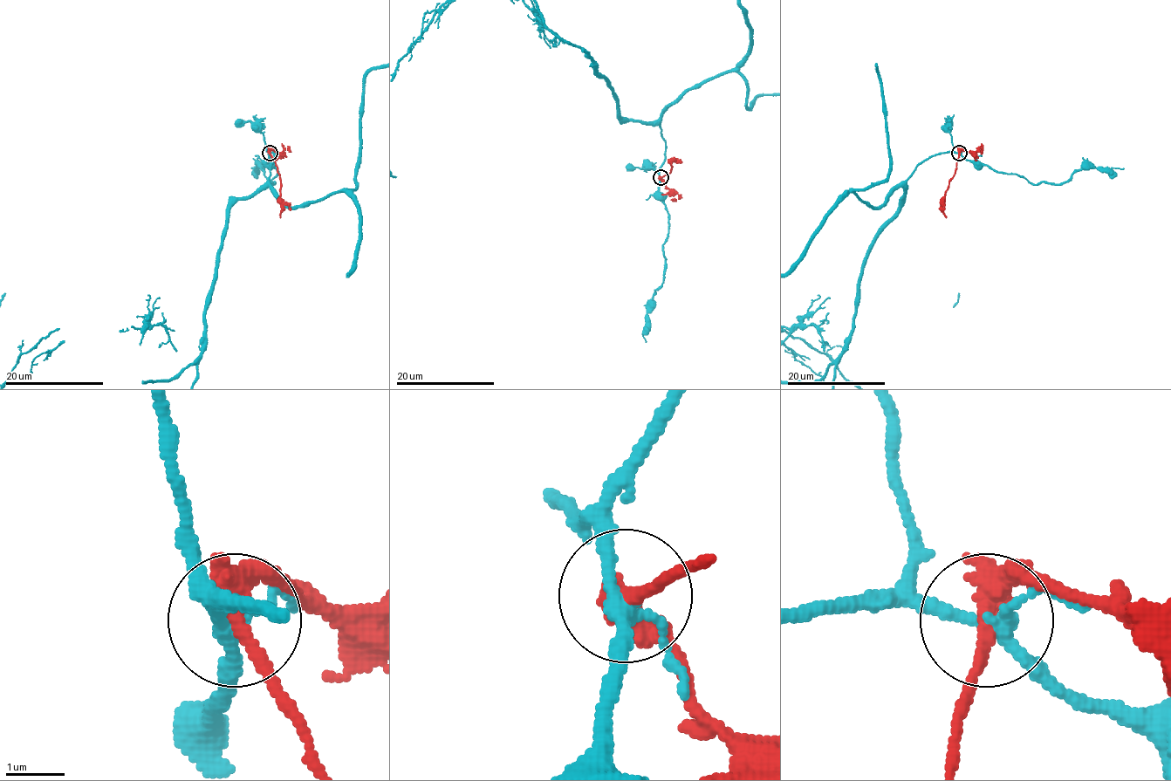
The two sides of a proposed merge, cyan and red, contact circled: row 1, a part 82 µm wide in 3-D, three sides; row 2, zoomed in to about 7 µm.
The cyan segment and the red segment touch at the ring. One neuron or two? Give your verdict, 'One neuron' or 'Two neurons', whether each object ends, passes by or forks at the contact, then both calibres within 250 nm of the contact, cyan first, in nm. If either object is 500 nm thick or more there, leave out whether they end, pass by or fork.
Two neurons. At the ring cyan forks. At the ring red passes by. Thickness 220 nm (cyan) against 360 nm

